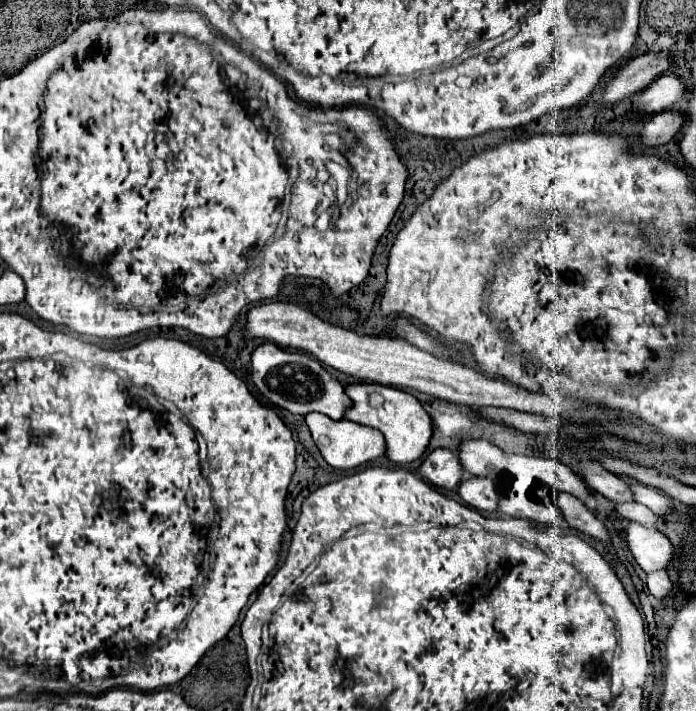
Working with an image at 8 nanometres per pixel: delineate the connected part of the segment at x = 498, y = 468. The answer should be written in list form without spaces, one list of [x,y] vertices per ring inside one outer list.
[[[459,440],[455,454],[461,466],[473,476],[497,478],[505,470],[503,452],[487,440]]]

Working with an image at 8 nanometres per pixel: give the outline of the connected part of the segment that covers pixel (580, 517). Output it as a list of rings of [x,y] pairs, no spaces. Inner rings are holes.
[[[559,492],[557,494],[557,504],[559,504],[559,510],[563,514],[563,518],[567,520],[567,524],[575,530],[581,530],[593,538],[599,538],[603,542],[609,540],[609,534],[605,530],[605,526],[595,518],[595,514],[591,514],[585,504],[575,498],[573,494],[569,492]]]

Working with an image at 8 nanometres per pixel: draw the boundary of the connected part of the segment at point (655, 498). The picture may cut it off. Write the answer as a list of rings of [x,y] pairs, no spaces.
[[[635,482],[635,484],[631,484],[631,492],[633,492],[635,502],[645,504],[657,516],[663,516],[665,512],[671,510],[671,500],[665,498],[663,494],[659,494],[655,488],[649,488],[649,486],[643,486],[641,482]]]

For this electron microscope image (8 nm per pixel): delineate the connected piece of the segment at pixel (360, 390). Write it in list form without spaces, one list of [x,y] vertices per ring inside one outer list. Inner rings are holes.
[[[355,382],[345,386],[345,394],[351,398],[351,406],[345,410],[345,418],[363,426],[371,426],[379,430],[385,438],[385,456],[397,464],[413,462],[423,456],[429,438],[431,438],[431,418],[423,410],[423,406],[417,402],[415,396],[397,390],[393,386],[381,386],[381,384],[367,384],[367,382]],[[369,392],[379,392],[385,402],[381,408],[371,408],[367,402]]]

